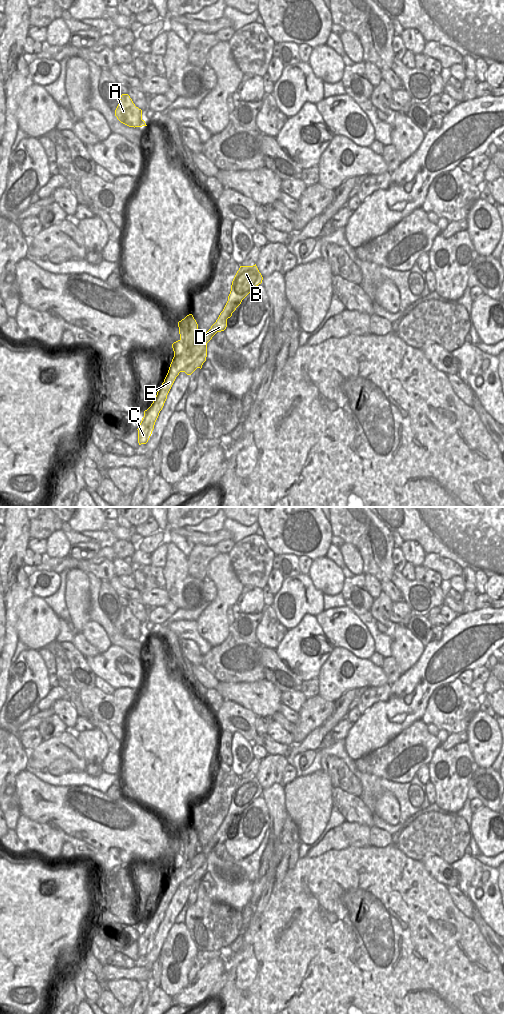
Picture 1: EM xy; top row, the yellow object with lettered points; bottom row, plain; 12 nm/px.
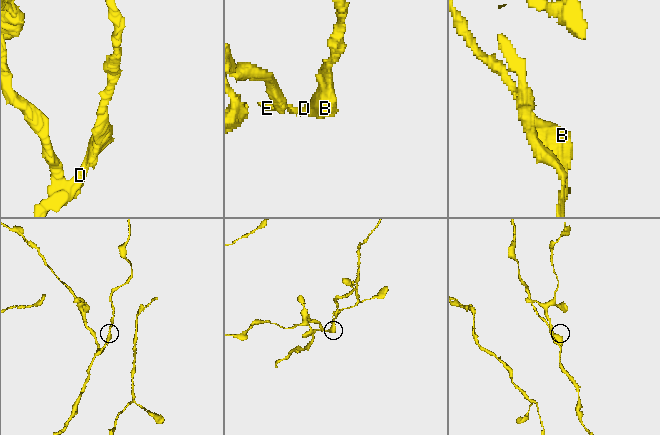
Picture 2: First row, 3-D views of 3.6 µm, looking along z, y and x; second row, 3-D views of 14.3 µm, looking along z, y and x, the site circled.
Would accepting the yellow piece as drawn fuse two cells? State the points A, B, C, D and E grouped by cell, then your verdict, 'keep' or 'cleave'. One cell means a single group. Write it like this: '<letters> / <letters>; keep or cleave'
A / B C D E; cleave

